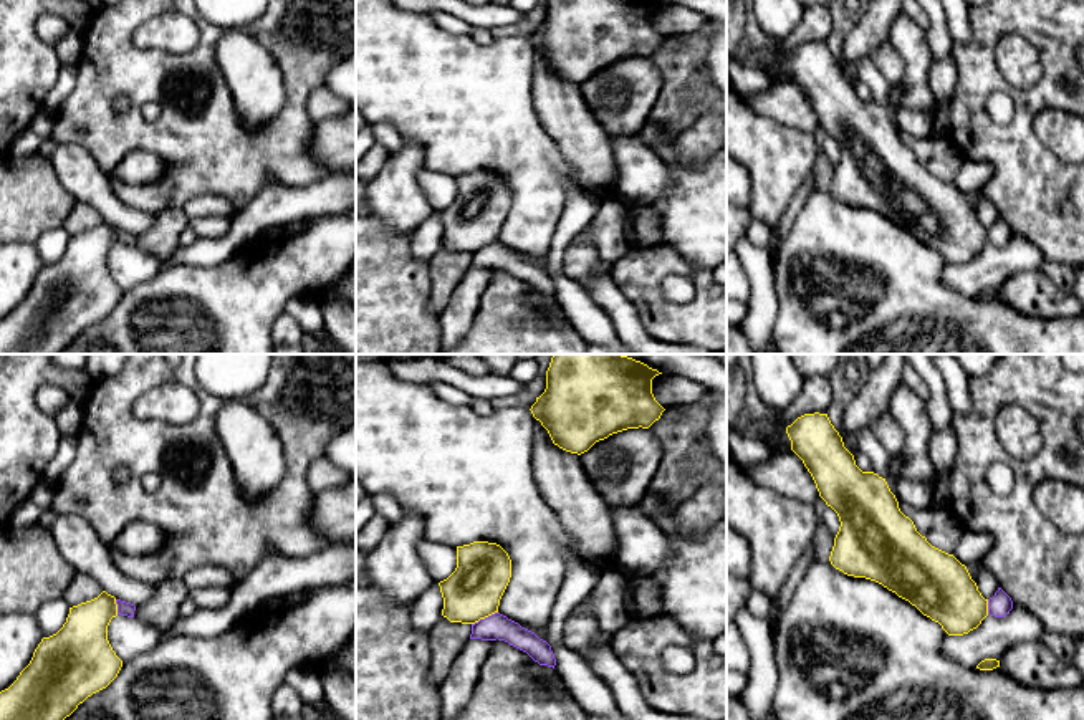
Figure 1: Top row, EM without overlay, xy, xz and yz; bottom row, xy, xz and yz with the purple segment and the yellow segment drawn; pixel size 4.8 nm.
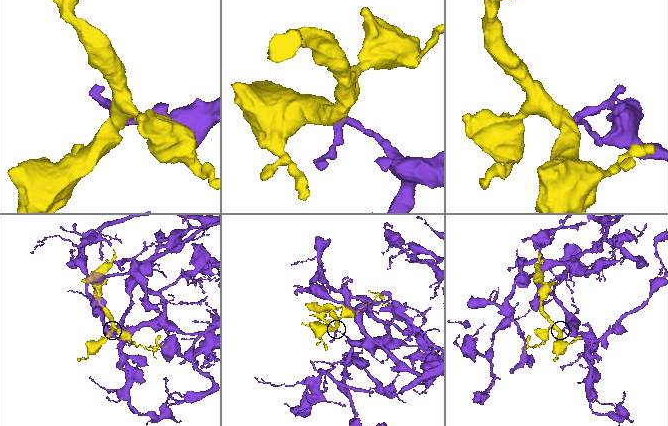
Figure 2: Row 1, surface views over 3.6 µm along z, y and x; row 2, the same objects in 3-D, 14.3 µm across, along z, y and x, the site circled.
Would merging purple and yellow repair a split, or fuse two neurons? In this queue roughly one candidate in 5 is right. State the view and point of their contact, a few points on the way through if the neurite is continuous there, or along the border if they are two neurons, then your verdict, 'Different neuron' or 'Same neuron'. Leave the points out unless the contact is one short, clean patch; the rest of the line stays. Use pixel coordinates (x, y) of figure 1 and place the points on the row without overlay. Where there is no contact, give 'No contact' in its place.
Touches purple at xz (485, 247). Boundary: xz (497, 240), (472, 254). Different neuron

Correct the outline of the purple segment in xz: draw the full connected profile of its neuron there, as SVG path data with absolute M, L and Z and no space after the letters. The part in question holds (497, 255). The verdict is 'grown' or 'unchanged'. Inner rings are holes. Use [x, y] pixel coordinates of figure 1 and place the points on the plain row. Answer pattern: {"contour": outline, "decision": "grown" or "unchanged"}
{"contour": "M500 242L472 253L470 268L505 270L510 275L526 281L540 295L553 298L556 295L554 283L546 270L540 268L535 262L521 257L518 252Z", "decision": "unchanged"}

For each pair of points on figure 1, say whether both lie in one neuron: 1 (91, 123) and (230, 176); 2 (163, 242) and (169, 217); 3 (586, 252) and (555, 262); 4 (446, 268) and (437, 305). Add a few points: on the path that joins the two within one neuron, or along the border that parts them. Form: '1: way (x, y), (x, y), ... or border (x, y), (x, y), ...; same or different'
1: way (126, 131), (151, 136), (191, 136), (196, 141); same
2: way (163, 235), (169, 224); same
3: border (576, 235), (565, 252), (561, 272); different
4: way (444, 277), (439, 297); same

